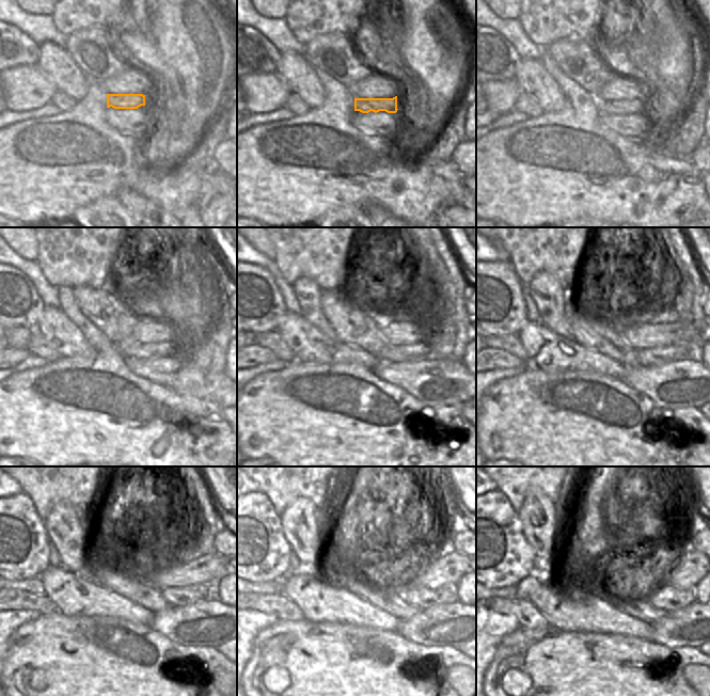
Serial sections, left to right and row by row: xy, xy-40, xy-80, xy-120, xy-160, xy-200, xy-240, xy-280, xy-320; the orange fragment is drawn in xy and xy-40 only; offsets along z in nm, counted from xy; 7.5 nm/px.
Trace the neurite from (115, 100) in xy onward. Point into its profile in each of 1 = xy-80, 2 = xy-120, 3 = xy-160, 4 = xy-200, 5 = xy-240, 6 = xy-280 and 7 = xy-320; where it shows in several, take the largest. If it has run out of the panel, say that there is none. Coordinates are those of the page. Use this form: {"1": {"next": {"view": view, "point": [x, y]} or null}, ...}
{"1": {"next": {"view": "xy-80", "point": [604, 107]}}, "2": {"next": {"view": "xy-120", "point": [130, 347]}}, "3": {"next": {"view": "xy-160", "point": [420, 350]}}, "4": {"next": {"view": "xy-200", "point": [661, 354]}}, "5": {"next": {"view": "xy-240", "point": [174, 596]}}, "6": {"next": {"view": "xy-280", "point": [421, 597]}}, "7": {"next": {"view": "xy-320", "point": [666, 598]}}}

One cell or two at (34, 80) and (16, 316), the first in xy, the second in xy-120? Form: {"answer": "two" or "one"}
{"answer": "two"}

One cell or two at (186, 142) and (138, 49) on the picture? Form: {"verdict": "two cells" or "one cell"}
{"verdict": "one cell"}

